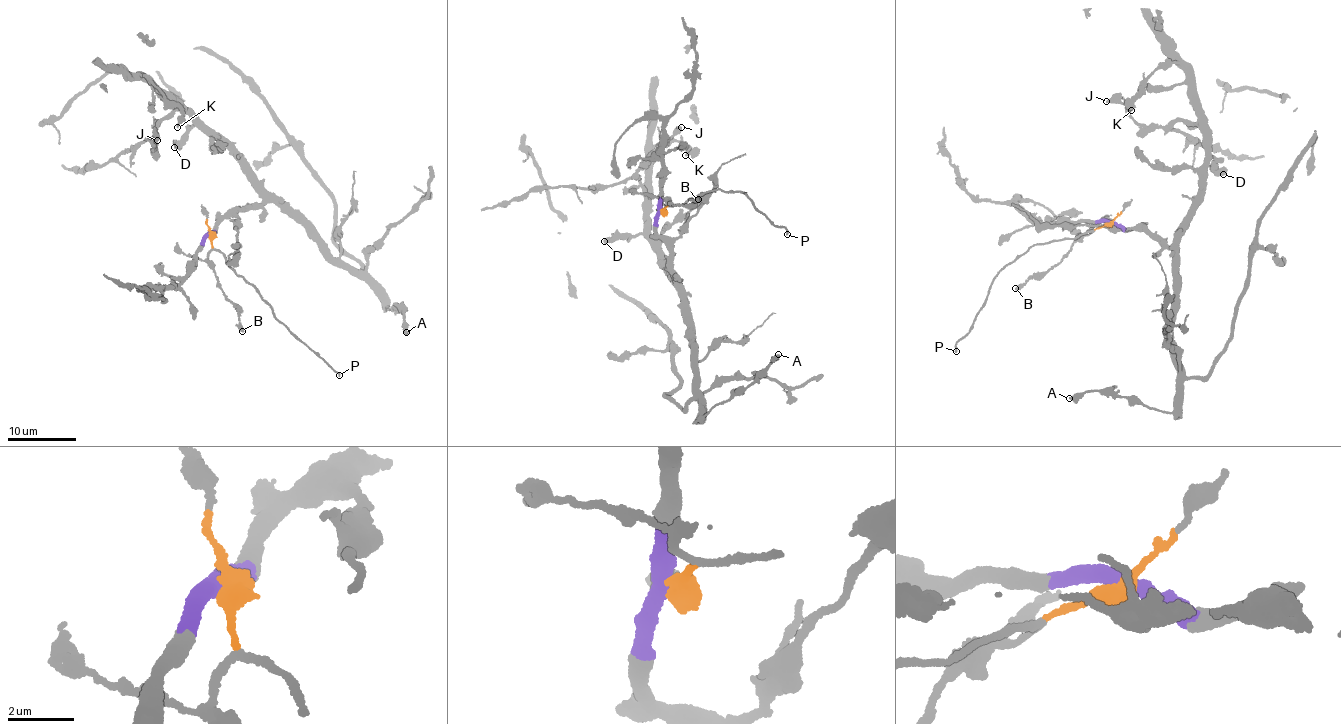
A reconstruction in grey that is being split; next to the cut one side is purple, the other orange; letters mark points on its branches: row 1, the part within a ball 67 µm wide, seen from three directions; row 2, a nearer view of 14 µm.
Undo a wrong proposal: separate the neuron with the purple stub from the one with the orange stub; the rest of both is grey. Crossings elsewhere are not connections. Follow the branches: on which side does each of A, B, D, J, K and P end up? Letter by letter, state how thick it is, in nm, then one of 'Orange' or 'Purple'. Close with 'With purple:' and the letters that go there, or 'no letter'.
A: Thickness 440 nm. Purple
B: Thickness 360 nm. Orange
D: Thickness 650 nm. Purple
J: Thickness 420 nm. Purple
K: Thickness 220 nm. Purple
P: Thickness 190 nm. Orange
With purple: A, D, J, K

